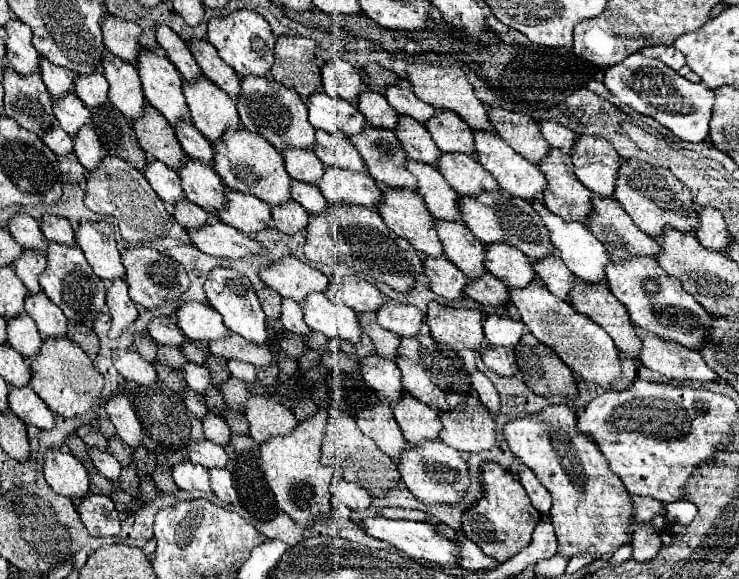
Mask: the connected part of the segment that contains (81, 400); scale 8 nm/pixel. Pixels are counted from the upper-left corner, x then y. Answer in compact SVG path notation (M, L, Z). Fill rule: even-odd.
M67 337L43 339L39 353L27 361L31 367L29 387L45 401L53 413L63 417L83 417L93 407L93 403L97 403L103 387L103 375L97 371L85 351Z

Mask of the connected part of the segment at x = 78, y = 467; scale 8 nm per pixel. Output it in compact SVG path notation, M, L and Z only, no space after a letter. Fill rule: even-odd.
M49 447L45 451L43 465L53 491L59 491L73 501L79 501L81 497L85 497L85 493L89 493L87 469L71 453Z

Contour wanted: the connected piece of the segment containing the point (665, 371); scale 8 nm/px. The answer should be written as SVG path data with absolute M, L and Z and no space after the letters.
M637 329L637 335L639 335L639 339L643 341L641 353L639 353L639 357L637 357L637 359L639 359L639 363L641 363L643 367L651 369L651 371L657 371L657 373L665 375L667 379L671 379L669 381L672 385L702 388L697 387L695 383L707 383L707 381L717 381L717 373L713 373L713 369L709 369L709 367L705 365L705 361L703 361L703 357L699 355L699 351L687 349L687 347L683 347L683 345L677 345L677 343L673 343L673 341L665 341L665 339L661 339L659 335L655 335L655 333L649 333L649 331L645 331L645 329Z

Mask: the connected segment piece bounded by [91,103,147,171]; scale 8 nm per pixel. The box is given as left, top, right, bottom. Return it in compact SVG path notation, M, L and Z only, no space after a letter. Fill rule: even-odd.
M111 103L93 107L91 119L103 149L107 153L125 159L135 169L143 171L147 159L145 159L145 151L137 145L137 137L131 129L131 119L121 115Z

